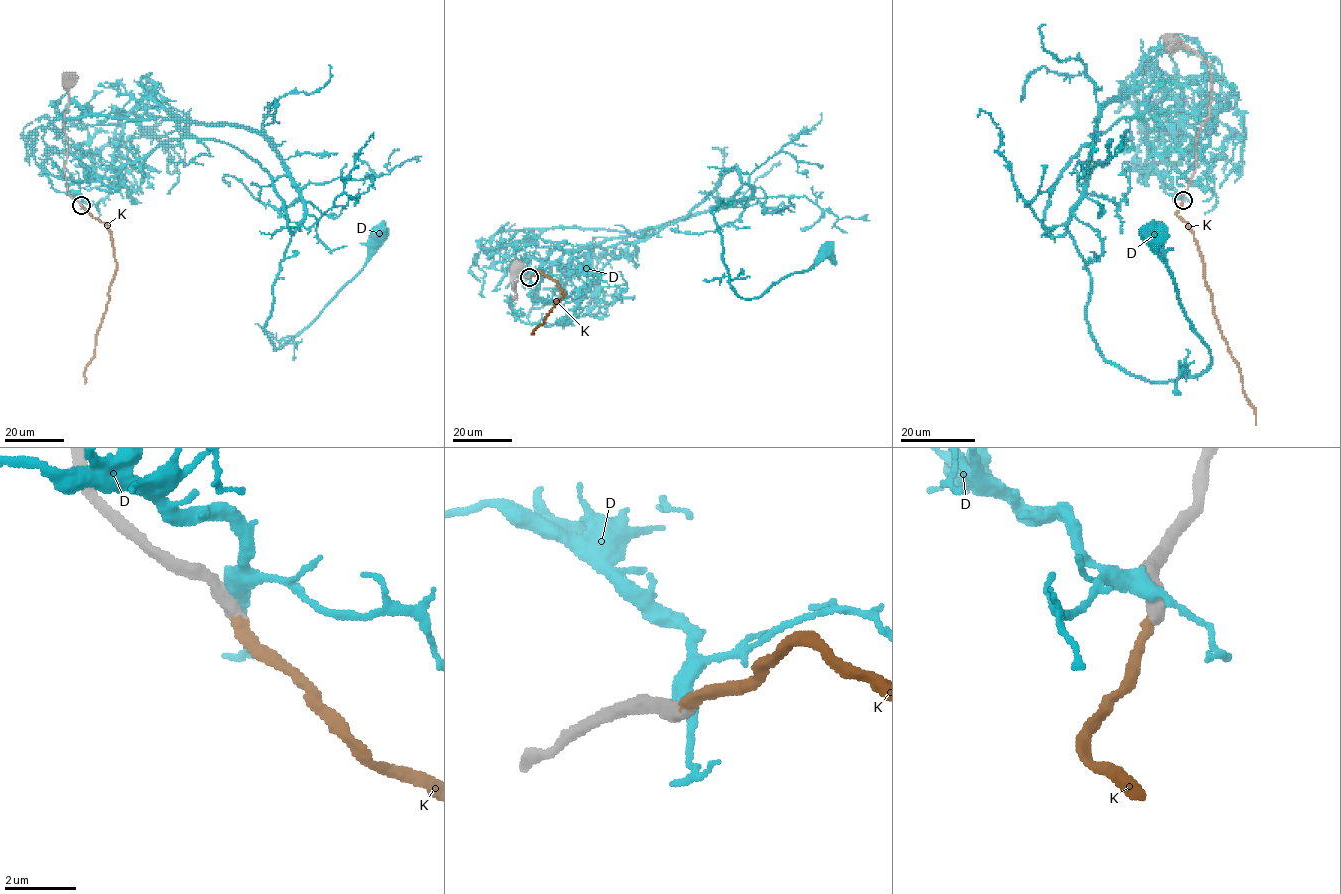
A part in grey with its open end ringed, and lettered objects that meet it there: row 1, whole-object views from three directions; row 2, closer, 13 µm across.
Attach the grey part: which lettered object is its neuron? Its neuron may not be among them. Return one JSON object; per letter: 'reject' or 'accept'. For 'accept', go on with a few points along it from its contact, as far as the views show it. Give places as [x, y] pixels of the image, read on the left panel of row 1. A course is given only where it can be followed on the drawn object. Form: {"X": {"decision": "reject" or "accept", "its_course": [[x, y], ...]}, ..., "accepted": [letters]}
{"D": {"decision": "reject"}, "K": {"decision": "accept", "its_course": [[81, 204], [106, 226], [116, 269], [97, 329], [94, 356], [84, 371], [85, 383]]}, "accepted": ["K"]}

